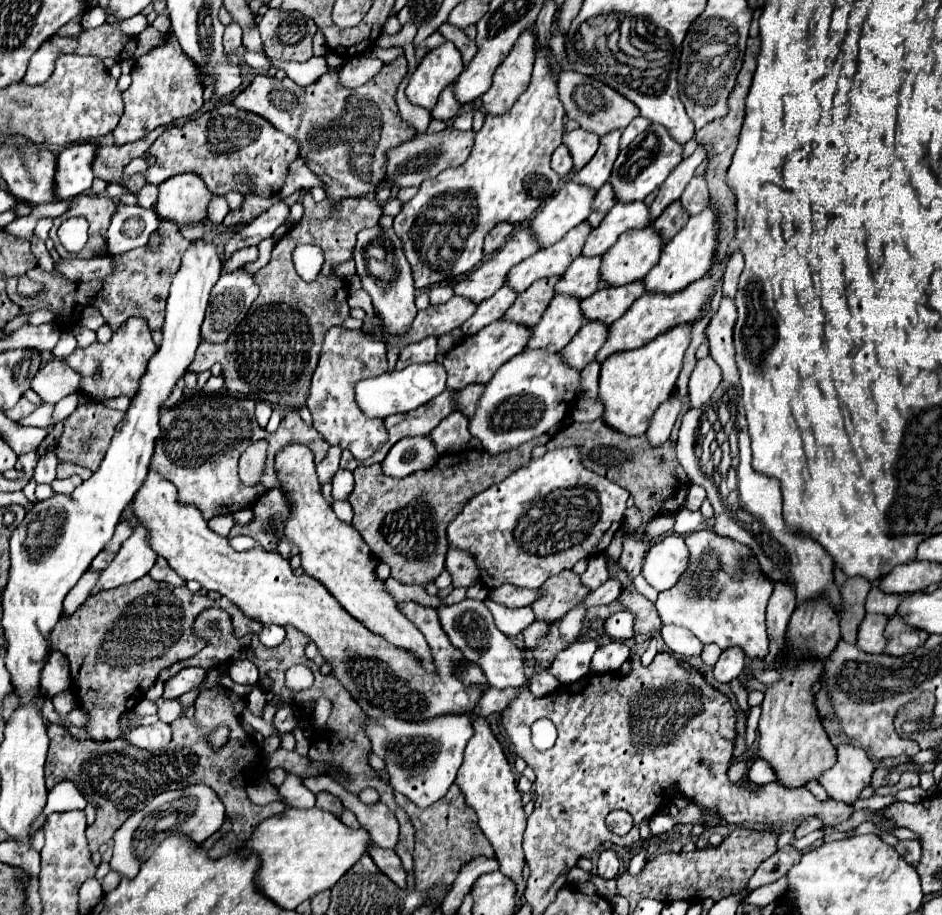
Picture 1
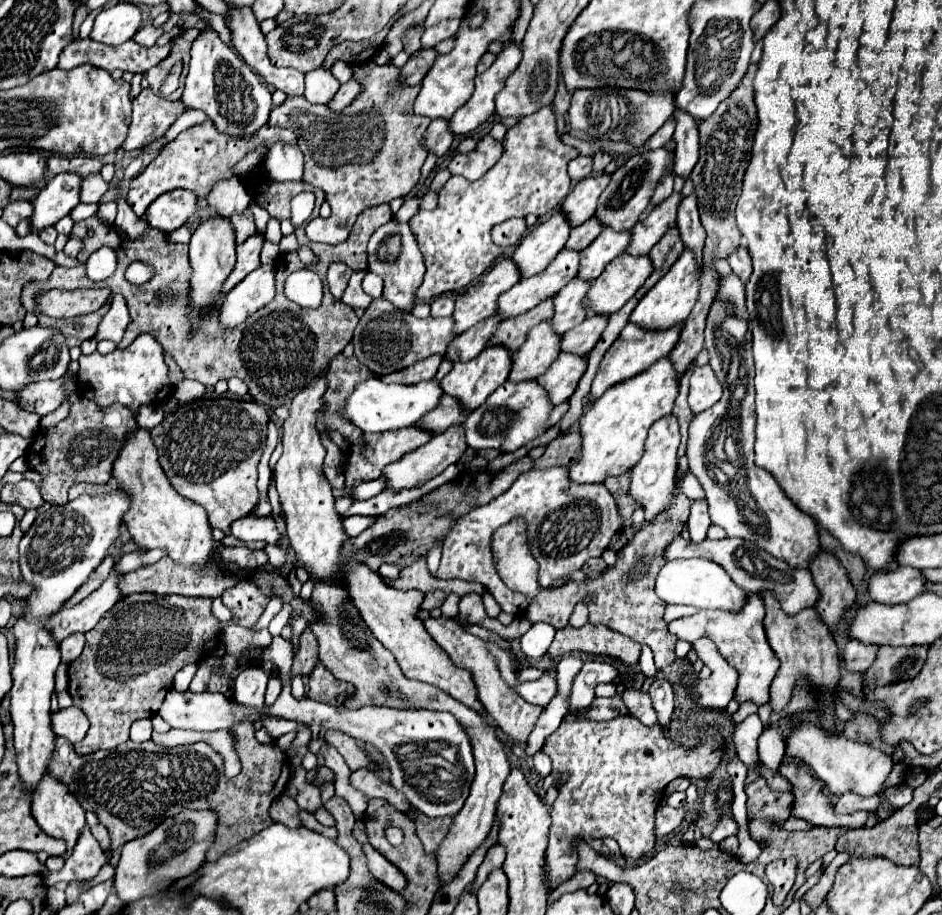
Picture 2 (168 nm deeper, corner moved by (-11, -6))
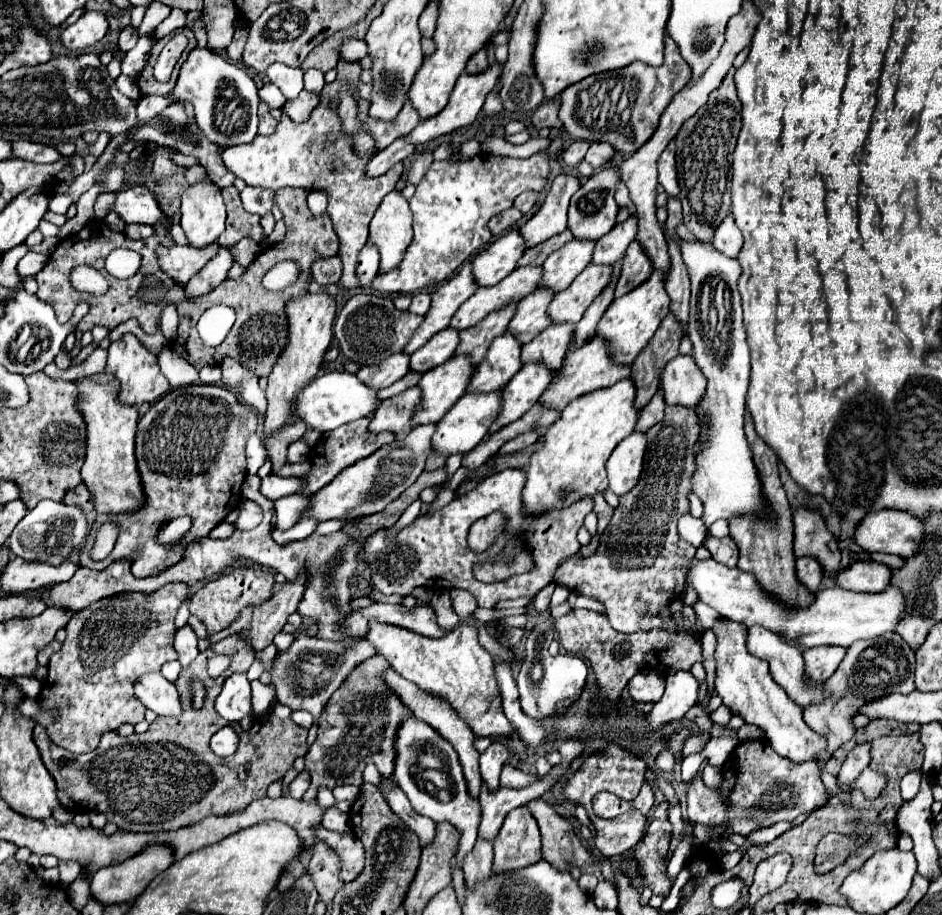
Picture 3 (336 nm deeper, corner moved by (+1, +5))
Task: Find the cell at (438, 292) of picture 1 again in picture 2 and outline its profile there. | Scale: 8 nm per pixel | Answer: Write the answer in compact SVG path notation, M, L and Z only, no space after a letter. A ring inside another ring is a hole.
M437 296L431 302L431 316L453 316L455 300L449 296Z

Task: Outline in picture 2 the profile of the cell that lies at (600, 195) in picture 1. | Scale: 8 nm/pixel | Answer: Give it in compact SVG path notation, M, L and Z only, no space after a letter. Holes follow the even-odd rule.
M591 216L591 220L583 222L581 226L575 226L569 240L567 240L567 248L573 248L573 250L583 250L587 248L599 234L601 234L601 220L597 220L595 216Z

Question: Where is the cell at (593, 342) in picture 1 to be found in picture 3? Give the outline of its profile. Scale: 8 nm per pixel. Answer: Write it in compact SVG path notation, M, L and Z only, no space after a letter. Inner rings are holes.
M541 363L523 365L523 369L509 381L509 385L501 389L501 413L489 427L489 433L497 433L505 425L523 417L547 389L553 377L551 373L553 371L549 371Z

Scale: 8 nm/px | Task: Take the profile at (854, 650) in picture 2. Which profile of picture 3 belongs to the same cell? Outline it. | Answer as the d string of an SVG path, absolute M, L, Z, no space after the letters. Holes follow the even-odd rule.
M813 647L805 649L805 677L809 677L809 685L825 683L839 667L841 659L845 657L845 647Z

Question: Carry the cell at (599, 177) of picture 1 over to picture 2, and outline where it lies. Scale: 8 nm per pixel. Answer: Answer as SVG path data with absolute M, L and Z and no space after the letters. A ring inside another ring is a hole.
M603 172L601 176L583 178L575 184L575 188L569 192L569 196L561 204L563 212L569 216L571 226L579 226L593 216L597 208L597 200L603 188L609 184L609 180L611 180L611 174Z

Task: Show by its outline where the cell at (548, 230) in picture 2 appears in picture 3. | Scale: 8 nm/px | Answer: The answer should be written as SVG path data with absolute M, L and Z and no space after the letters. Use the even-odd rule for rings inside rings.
M511 229L505 235L501 235L495 243L491 243L471 261L477 285L479 287L497 285L503 277L507 277L515 269L523 253L525 253L525 243L519 231Z

